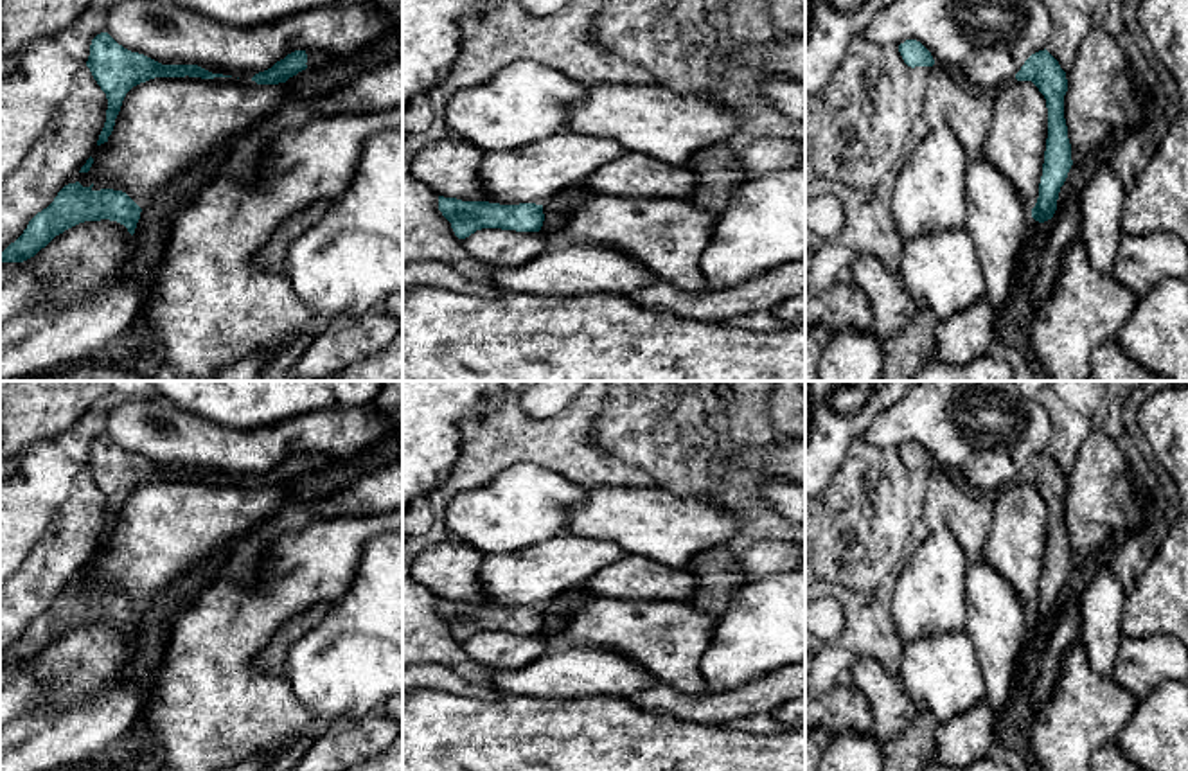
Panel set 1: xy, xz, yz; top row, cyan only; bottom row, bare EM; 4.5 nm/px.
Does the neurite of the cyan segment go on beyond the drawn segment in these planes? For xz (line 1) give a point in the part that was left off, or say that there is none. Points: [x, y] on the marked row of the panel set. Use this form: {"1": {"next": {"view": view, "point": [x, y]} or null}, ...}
{"1": {"next": null}}

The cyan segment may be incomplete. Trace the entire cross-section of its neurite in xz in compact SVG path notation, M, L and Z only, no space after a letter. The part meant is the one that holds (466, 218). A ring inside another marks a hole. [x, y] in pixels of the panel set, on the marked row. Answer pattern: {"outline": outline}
{"outline": "M439 196L439 210L458 239L482 228L539 232L545 221L543 205L536 203L500 205Z"}

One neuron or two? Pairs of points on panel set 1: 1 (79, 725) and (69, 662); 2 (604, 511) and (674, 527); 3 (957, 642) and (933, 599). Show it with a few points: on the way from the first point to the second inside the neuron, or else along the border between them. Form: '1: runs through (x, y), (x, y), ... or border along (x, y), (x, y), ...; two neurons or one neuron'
1: border along (114, 687), (67, 710), (35, 714); two neurons
2: runs through (622, 516), (656, 525); one neuron
3: border along (964, 629), (921, 635), (912, 642); two neurons

